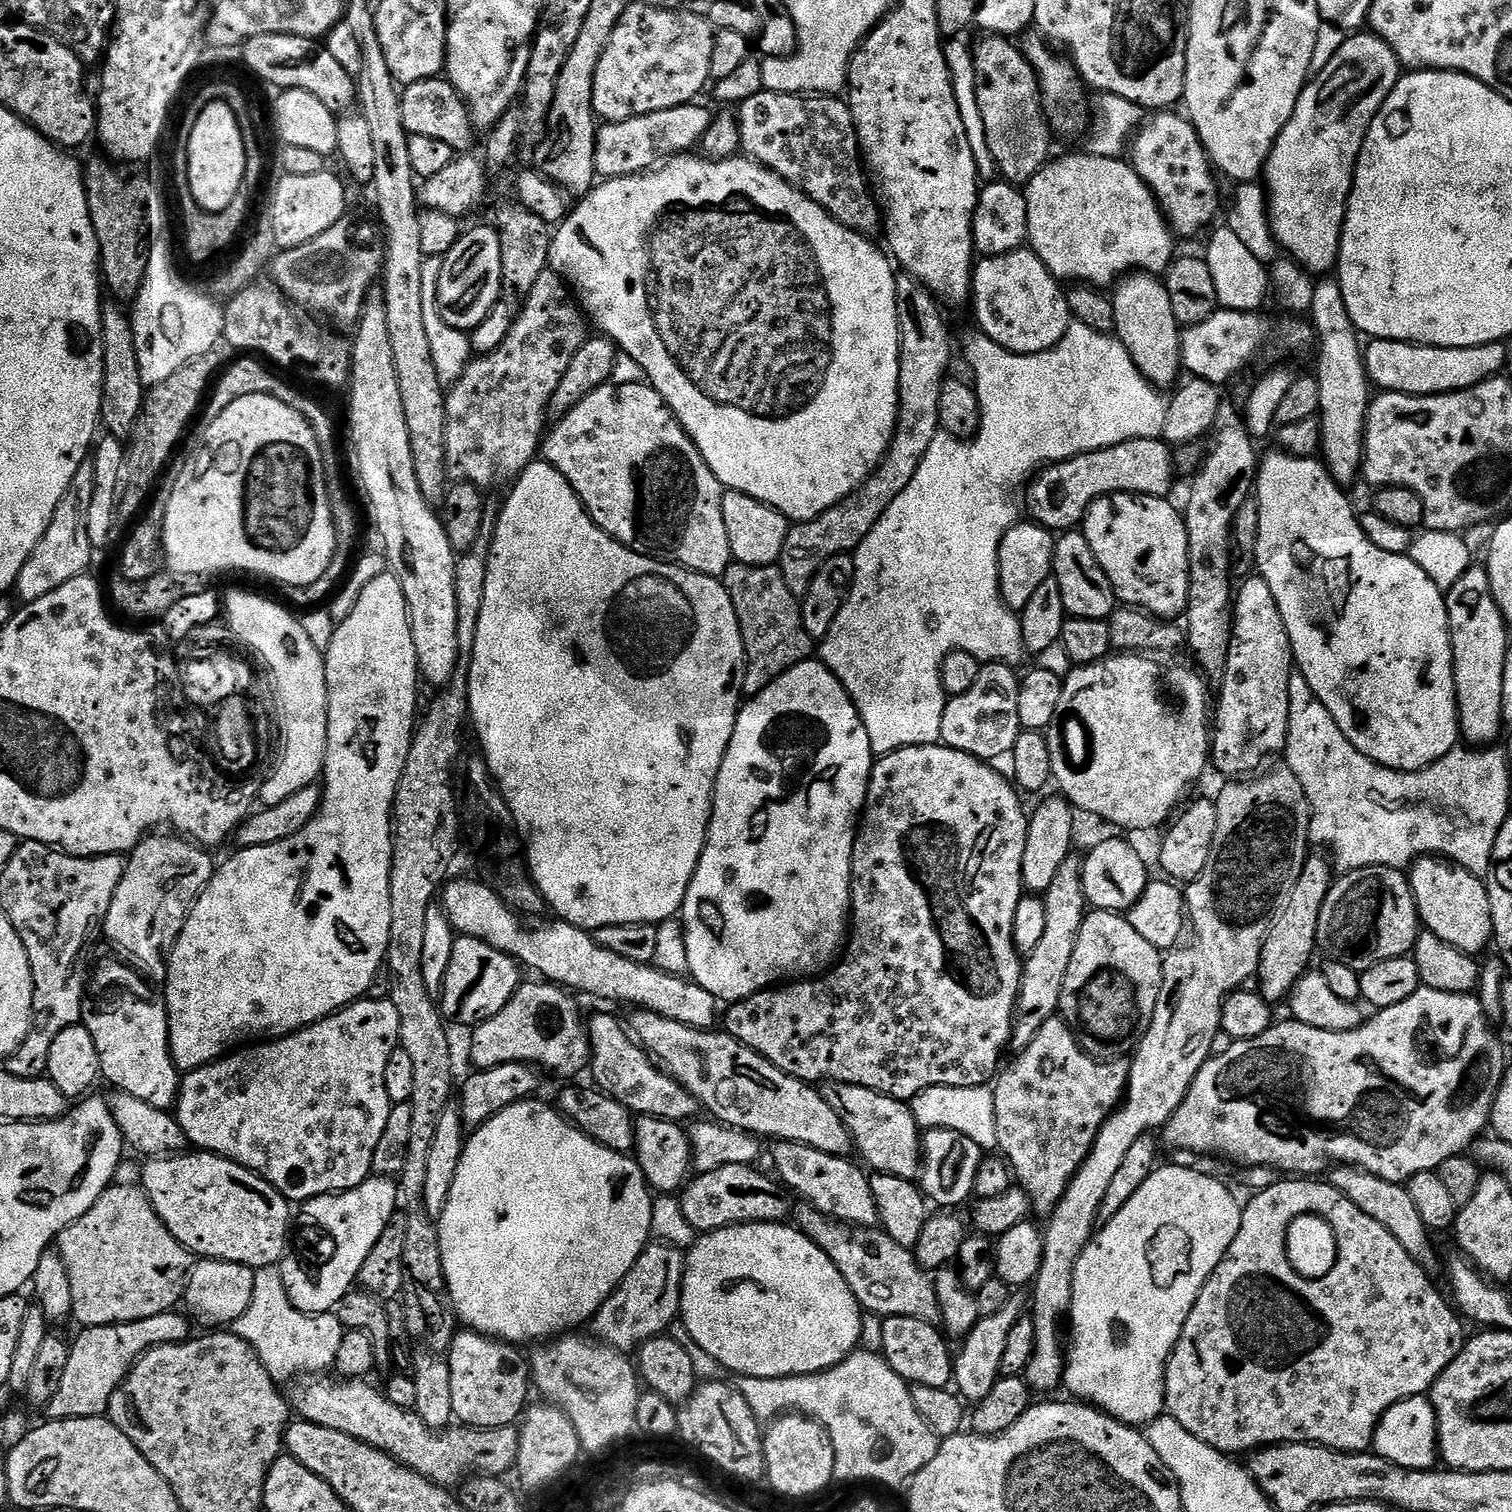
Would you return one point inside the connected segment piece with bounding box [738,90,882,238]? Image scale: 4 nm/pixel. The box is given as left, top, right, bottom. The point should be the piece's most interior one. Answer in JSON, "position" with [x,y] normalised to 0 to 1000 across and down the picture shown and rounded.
{"position":[536,95]}

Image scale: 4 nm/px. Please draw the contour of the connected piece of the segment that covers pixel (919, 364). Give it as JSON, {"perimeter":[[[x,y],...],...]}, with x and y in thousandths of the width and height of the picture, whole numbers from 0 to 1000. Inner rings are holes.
{"perimeter":[[[595,181],[593,183],[593,202],[594,202],[594,216],[595,216],[595,244],[594,245],[594,261],[595,261],[595,273],[593,277],[593,286],[587,296],[587,300],[582,304],[582,307],[575,313],[570,321],[565,323],[560,330],[546,337],[541,343],[526,345],[522,349],[520,358],[515,375],[522,393],[532,395],[536,390],[538,380],[550,368],[565,366],[567,360],[578,351],[581,343],[602,321],[607,306],[612,300],[615,292],[618,292],[620,286],[622,285],[620,276],[620,261],[623,253],[628,248],[627,240],[631,235],[631,222],[627,220],[627,214],[624,212],[625,204],[610,188],[604,183]]]}

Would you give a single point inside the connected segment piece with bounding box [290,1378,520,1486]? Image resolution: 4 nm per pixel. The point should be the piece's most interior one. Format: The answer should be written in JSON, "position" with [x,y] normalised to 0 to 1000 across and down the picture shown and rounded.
{"position":[294,963]}

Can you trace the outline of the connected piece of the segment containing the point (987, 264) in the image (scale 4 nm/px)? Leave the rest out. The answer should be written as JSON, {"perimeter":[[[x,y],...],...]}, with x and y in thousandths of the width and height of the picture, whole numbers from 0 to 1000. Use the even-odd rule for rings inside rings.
{"perimeter":[[[682,165],[650,170],[643,179],[642,204],[648,219],[675,235],[694,231],[710,214],[702,186]]]}

